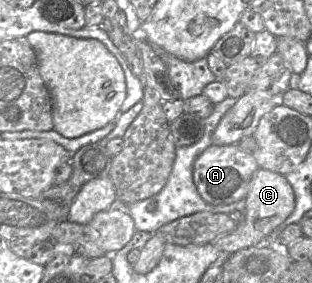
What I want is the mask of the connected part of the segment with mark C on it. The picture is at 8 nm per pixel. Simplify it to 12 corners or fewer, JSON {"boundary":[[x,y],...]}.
{"boundary":[[259,168],[242,222],[214,245],[225,254],[263,242],[293,212],[286,177]]}

